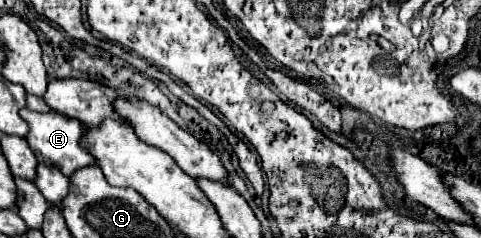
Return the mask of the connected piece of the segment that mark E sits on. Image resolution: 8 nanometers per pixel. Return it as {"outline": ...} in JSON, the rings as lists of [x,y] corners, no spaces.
{"outline":[[[22,108],[20,110],[20,116],[28,122],[30,130],[26,134],[26,142],[28,146],[32,148],[32,152],[36,154],[38,160],[58,168],[62,174],[70,176],[74,170],[78,168],[84,168],[84,166],[90,166],[94,164],[94,158],[90,156],[88,150],[84,150],[80,146],[80,138],[84,134],[84,128],[78,120],[72,120],[72,118],[66,118],[58,112],[46,112],[46,114],[40,114],[40,112],[32,112],[28,108]]]}

